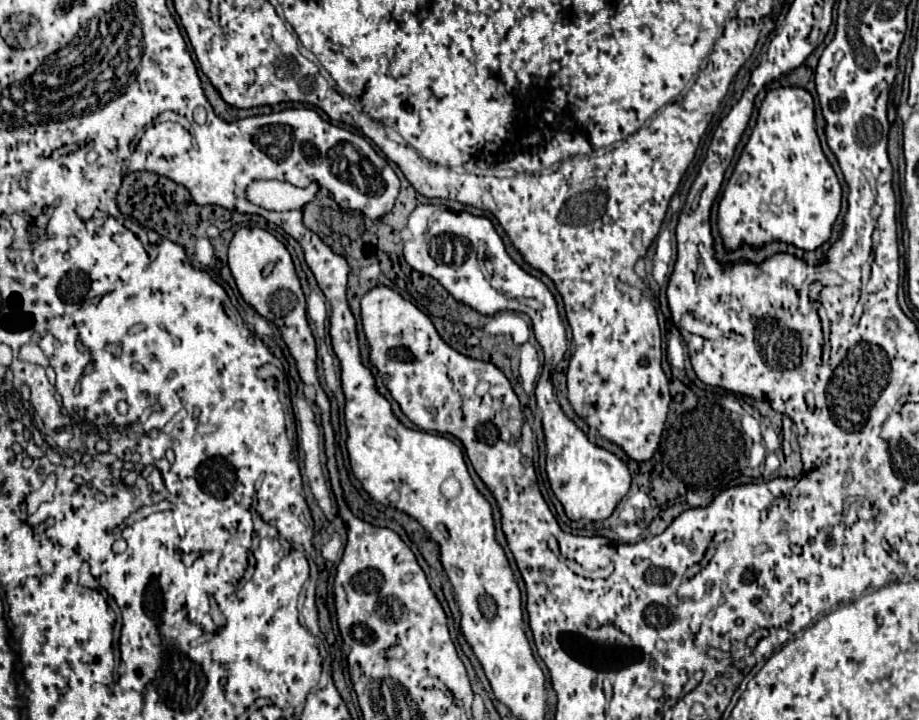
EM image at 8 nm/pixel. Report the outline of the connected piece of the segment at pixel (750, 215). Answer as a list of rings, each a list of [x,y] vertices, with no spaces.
[[[803,86],[769,90],[749,142],[719,200],[719,236],[727,252],[735,252],[743,244],[759,250],[771,242],[795,244],[795,248],[815,252],[831,238],[833,224],[841,212],[841,194],[837,174],[821,150],[815,126],[815,102],[809,90]]]

